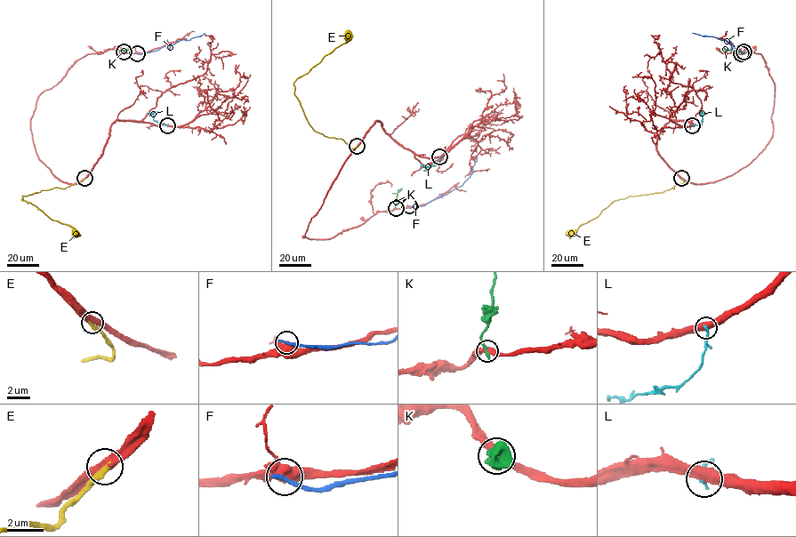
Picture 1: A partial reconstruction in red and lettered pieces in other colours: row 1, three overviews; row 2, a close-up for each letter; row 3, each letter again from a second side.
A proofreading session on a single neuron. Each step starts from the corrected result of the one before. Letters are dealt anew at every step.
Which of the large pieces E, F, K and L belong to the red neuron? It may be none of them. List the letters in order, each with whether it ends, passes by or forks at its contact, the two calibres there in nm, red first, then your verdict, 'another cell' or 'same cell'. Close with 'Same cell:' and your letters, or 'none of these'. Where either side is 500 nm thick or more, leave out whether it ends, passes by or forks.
E: it ends there; 480 nm thick on the red side, 300 nm on the other; same cell
F: 550 nm thick on the red side, 280 nm on the other; another cell
K: it ends there; 400 nm thick on the red side, 320 nm on the other; another cell
L: 550 nm thick on the red side, 280 nm on the other; another cell
Same cell: E

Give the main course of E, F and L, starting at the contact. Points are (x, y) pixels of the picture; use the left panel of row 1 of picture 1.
E: (84, 179), (80, 183), (23, 196), (21, 199), (35, 204), (53, 220), (67, 224), (76, 235)
F: (137, 53), (156, 51), (205, 33)
L: (167, 125), (153, 120), (152, 113), (159, 112)

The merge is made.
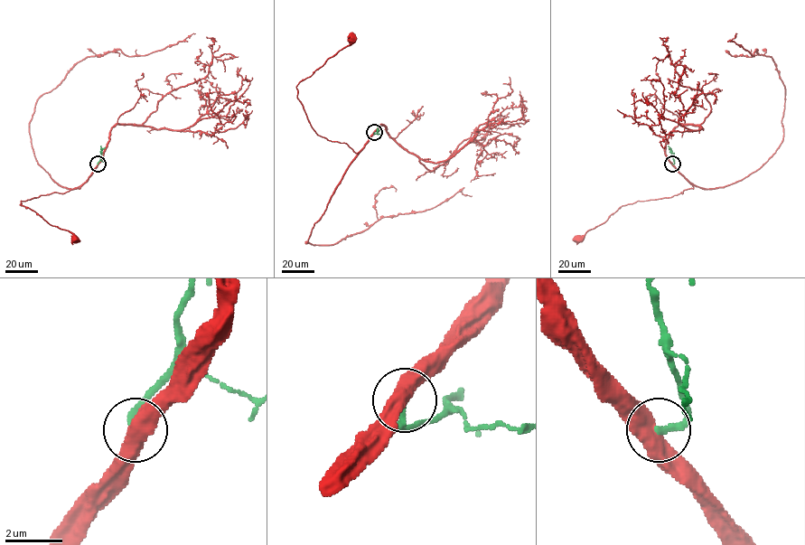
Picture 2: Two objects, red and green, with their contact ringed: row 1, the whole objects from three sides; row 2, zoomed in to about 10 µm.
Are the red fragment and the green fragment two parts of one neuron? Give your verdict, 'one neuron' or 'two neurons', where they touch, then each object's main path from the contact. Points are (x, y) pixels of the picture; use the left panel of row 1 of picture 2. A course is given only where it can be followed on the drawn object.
two neurons | (98, 164) | red via (98, 164), (79, 188), (21, 201), (20, 204), (33, 210), (52, 226), (70, 232), (76, 239) | green via (98, 164), (101, 145)

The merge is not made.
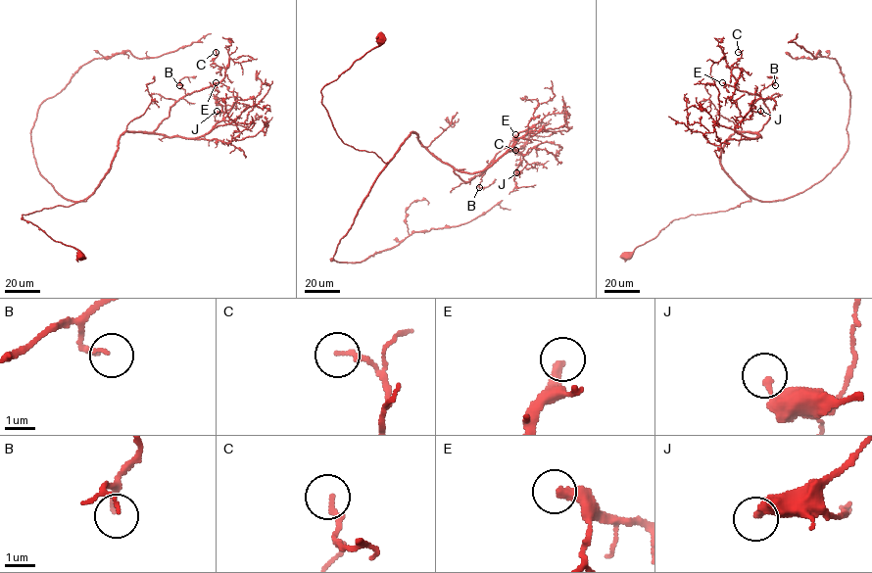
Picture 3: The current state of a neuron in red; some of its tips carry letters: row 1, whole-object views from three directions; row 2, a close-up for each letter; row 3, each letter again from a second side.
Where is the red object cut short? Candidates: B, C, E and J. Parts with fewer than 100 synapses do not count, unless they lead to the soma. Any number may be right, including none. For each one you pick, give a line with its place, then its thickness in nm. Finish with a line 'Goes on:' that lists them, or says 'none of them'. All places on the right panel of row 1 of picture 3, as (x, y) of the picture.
E: at (722, 82); 360 nm thick
Goes on: E

